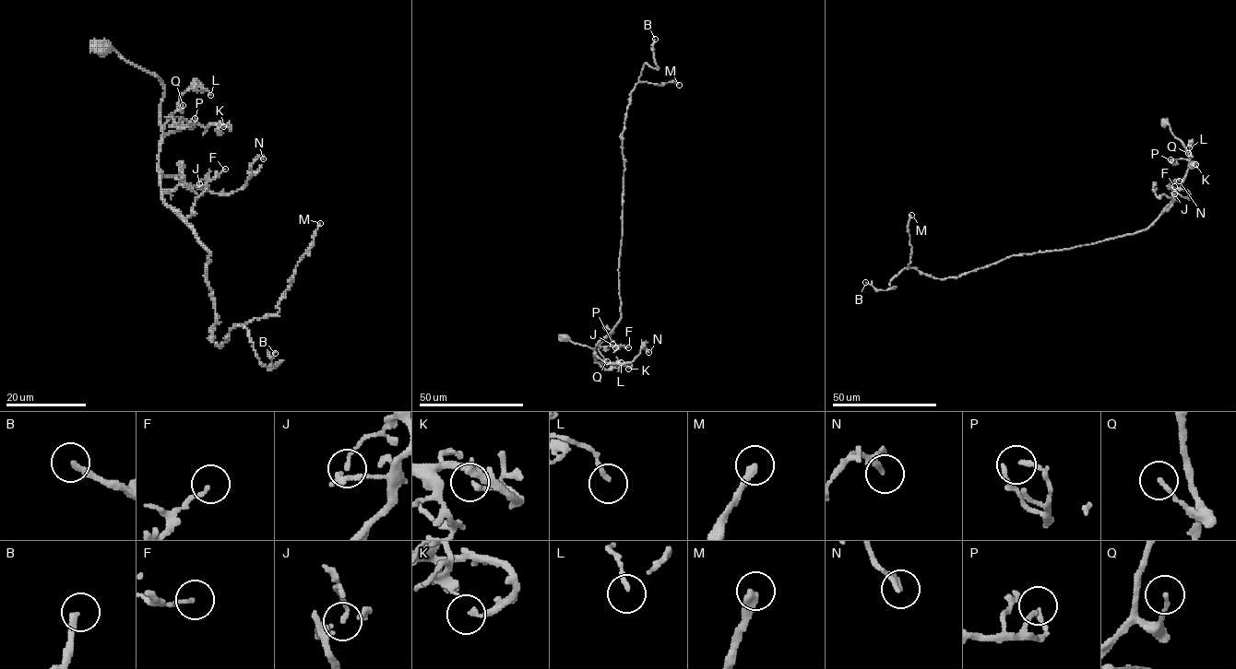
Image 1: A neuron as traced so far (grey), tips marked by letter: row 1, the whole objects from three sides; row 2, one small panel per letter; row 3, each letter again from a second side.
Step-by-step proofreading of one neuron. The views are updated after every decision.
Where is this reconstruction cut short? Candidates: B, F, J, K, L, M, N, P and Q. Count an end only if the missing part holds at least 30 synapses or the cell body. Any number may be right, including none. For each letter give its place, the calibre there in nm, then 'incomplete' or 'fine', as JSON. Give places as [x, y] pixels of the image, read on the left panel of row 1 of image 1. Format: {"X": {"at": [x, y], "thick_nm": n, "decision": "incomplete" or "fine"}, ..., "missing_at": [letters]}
{"B": {"at": [275, 353], "thick_nm": 240, "decision": "incomplete"}, "F": {"at": [225, 169], "thick_nm": 130, "decision": "fine"}, "J": {"at": [199, 183], "thick_nm": 150, "decision": "fine"}, "K": {"at": [223, 126], "thick_nm": 180, "decision": "fine"}, "L": {"at": [210, 95], "thick_nm": 160, "decision": "fine"}, "M": {"at": [320, 223], "thick_nm": 340, "decision": "incomplete"}, "N": {"at": [263, 158], "thick_nm": 140, "decision": "fine"}, "P": {"at": [195, 118], "thick_nm": 160, "decision": "fine"}, "Q": {"at": [183, 105], "thick_nm": 140, "decision": "fine"}, "missing_at": ["B", "M"]}

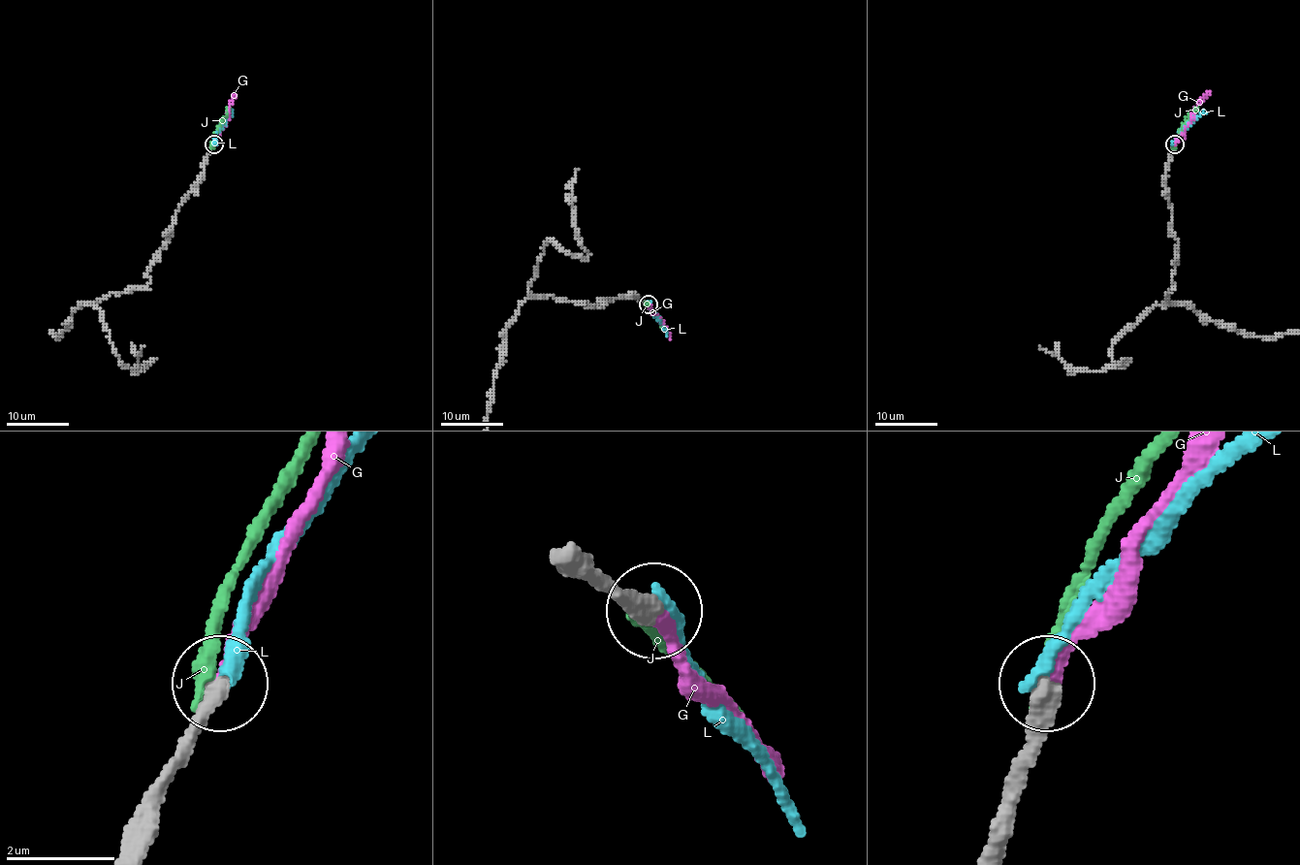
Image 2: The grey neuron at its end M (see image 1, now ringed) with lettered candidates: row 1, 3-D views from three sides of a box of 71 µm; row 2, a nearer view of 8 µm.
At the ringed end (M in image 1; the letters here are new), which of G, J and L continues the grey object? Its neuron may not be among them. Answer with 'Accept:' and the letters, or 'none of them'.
Accept: G

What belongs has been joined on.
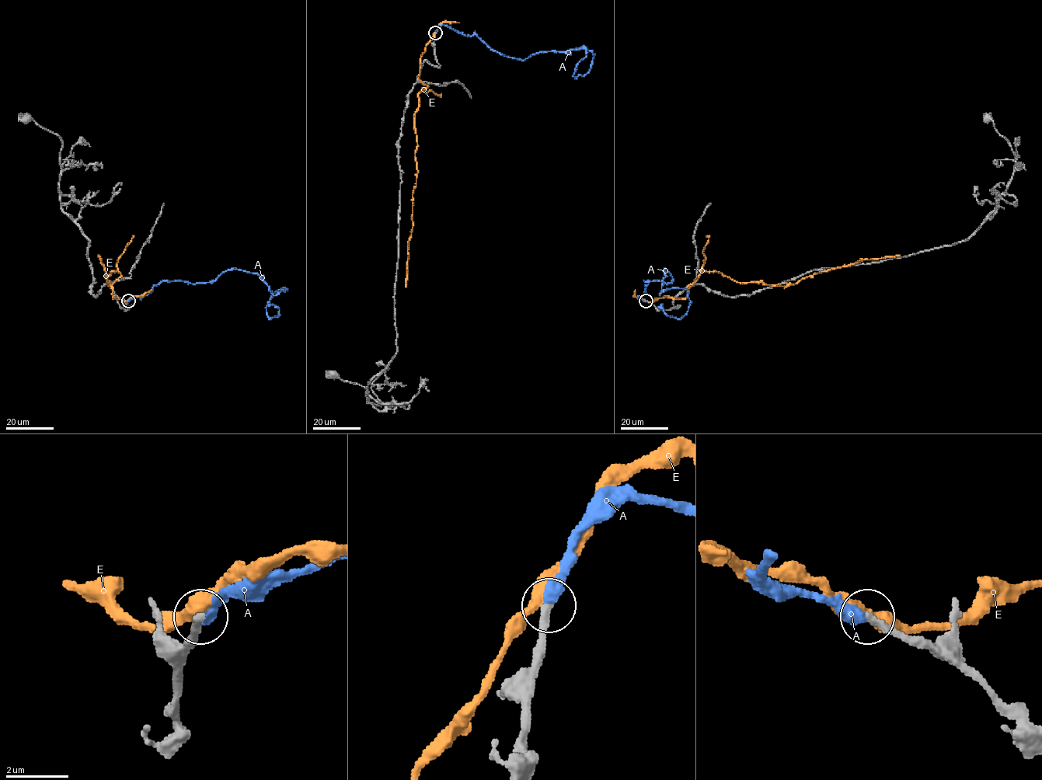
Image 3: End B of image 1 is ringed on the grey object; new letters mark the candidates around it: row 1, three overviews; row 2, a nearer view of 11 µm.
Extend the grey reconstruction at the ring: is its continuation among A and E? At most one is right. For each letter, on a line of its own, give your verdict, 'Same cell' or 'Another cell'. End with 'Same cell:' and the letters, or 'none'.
A: Same cell
E: Another cell
Same cell: A

